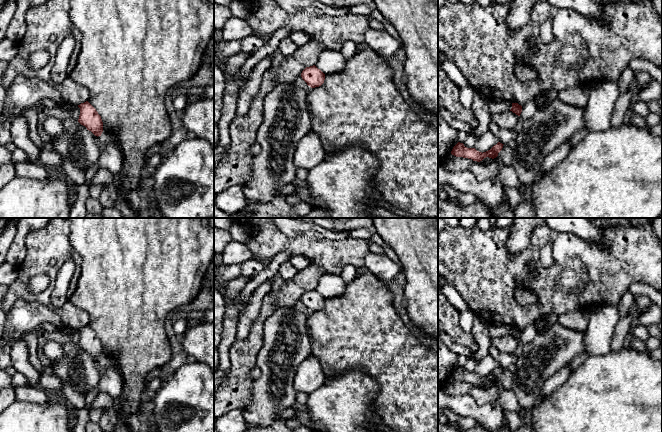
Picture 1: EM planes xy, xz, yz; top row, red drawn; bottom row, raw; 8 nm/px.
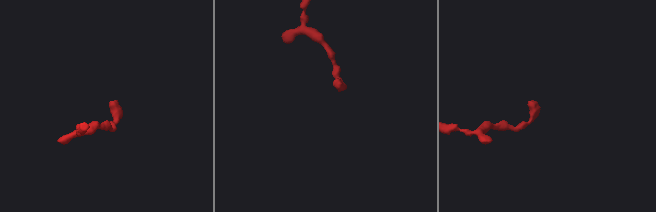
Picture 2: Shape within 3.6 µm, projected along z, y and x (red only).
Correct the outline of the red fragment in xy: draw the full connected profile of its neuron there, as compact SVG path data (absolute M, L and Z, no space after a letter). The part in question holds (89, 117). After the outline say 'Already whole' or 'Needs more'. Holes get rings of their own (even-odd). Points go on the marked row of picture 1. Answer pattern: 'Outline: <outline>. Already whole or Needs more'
Outline: M88 101L81 103L78 107L80 108L78 122L95 136L101 136L103 132L103 122L96 109Z. Already whole

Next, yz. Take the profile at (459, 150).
Outline: M458 142L453 147L451 154L456 157L468 158L468 159L472 159L473 161L480 162L486 157L492 159L496 158L498 156L498 153L502 150L503 145L504 144L498 142L490 150L482 153L477 151L475 148L467 148L464 146L463 143Z. Already whole

